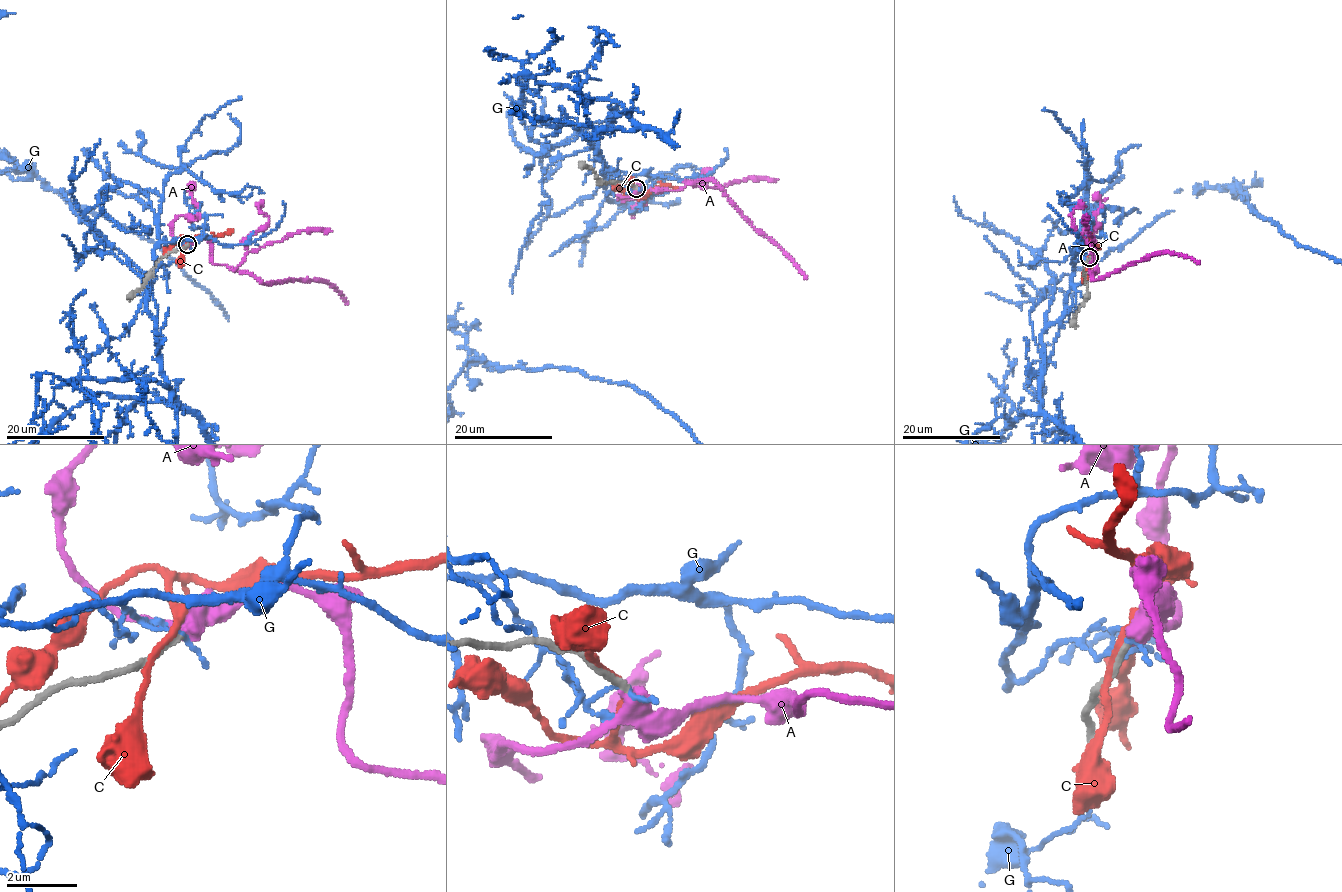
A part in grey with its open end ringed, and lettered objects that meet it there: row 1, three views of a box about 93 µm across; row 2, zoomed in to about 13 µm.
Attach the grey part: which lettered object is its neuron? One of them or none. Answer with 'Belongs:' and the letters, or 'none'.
Belongs: A

